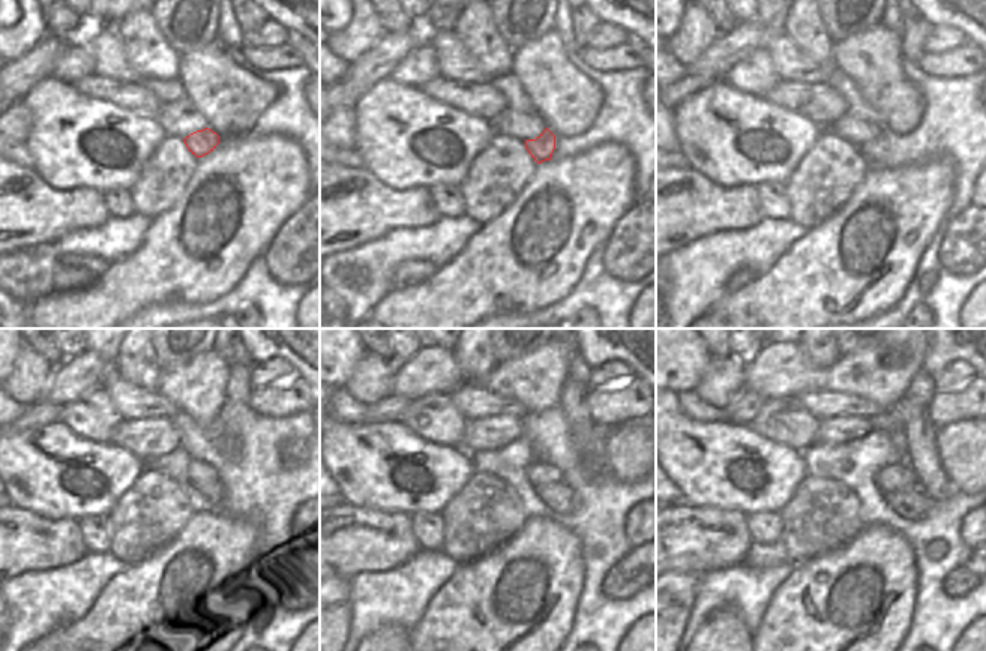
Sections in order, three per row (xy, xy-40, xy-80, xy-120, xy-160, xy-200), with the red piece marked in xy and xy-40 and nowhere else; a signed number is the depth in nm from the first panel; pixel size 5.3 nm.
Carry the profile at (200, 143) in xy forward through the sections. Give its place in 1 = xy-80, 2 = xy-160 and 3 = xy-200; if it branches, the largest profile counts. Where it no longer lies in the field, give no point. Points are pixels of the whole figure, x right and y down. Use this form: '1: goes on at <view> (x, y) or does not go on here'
1: goes on at xy-80 (875, 150)
2: goes on at xy-160 (559, 497)
3: goes on at xy-200 (913, 504)

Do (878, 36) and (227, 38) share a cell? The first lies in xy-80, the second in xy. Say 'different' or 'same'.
different

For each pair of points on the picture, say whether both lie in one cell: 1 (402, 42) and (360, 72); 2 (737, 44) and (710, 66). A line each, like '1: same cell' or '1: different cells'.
1: same cell
2: same cell

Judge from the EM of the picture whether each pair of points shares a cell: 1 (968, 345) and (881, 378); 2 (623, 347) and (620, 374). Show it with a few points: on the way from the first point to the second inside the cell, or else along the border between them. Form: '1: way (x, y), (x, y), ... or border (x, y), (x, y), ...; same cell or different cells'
1: border (928, 344), (928, 353), (920, 369); different cells
2: border (592, 371), (608, 362), (625, 362), (637, 375); different cells

